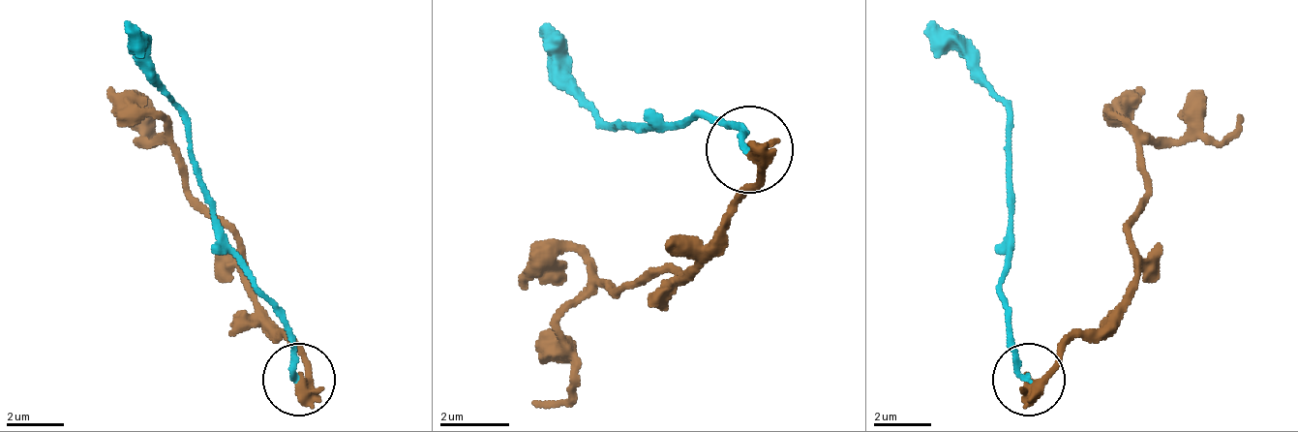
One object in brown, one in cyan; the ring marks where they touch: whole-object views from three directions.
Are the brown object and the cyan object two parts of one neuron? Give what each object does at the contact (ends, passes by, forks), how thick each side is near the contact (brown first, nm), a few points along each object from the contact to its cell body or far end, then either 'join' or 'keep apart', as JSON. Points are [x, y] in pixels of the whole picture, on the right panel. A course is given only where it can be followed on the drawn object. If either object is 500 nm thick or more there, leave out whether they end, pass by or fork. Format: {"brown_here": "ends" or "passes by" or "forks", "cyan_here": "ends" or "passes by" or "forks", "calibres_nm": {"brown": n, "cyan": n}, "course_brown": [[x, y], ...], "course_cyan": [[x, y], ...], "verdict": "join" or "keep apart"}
{"calibres_nm": {"brown": 500, "cyan": 190}, "course_brown": [[1030, 378], [1052, 363], [1131, 284], [1131, 240], [1146, 182], [1138, 153], [1167, 138], [1233, 132], [1240, 117]], "course_cyan": [[1030, 378], [1001, 291], [1009, 211], [1009, 109], [921, 30]], "verdict": "keep apart"}

